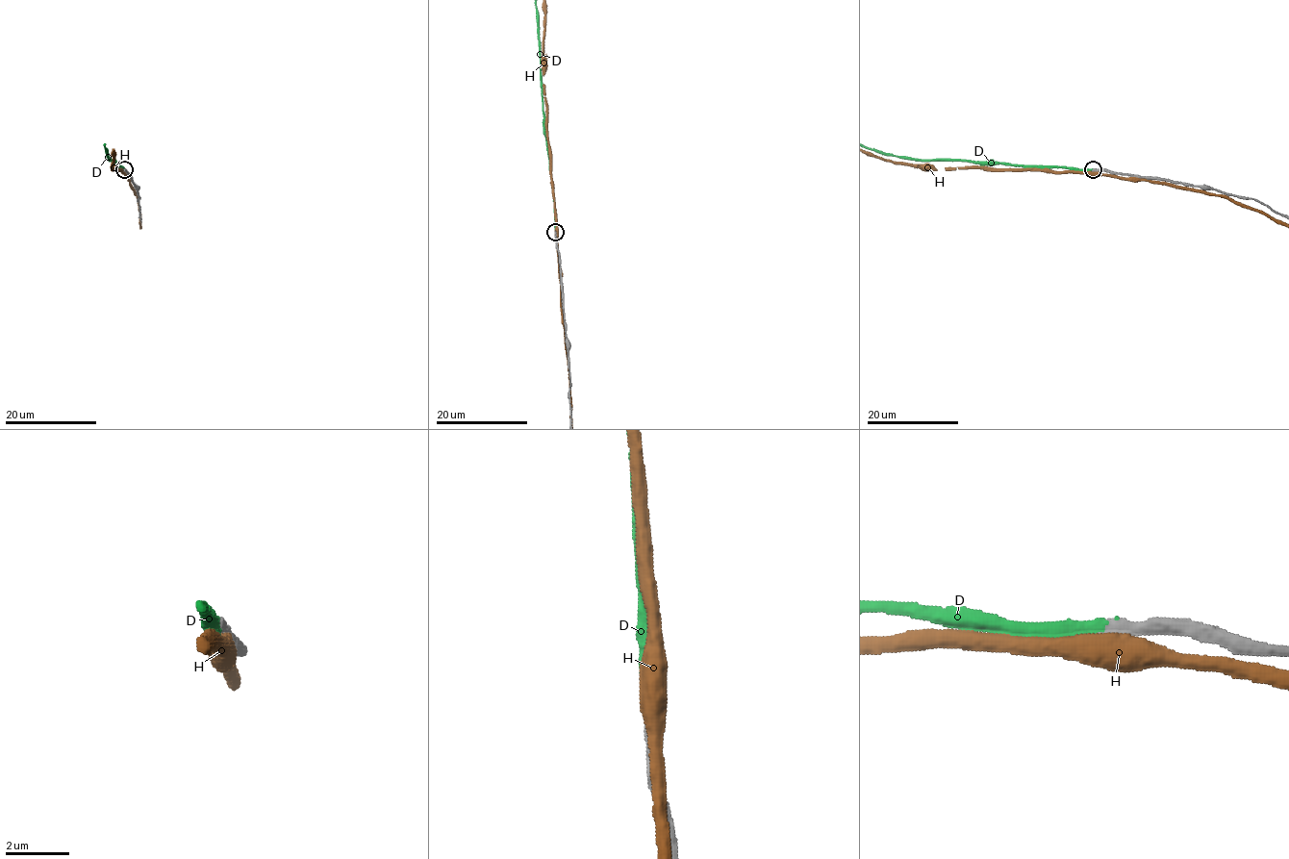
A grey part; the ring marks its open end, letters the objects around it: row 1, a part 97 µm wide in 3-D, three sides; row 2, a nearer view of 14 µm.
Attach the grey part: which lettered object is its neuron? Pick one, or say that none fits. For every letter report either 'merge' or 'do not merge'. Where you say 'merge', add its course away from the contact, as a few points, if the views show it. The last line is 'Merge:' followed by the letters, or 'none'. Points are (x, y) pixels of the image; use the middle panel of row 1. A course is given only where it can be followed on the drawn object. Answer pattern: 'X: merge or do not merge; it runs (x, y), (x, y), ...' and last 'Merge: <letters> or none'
D: merge
H: do not merge
Merge: D

